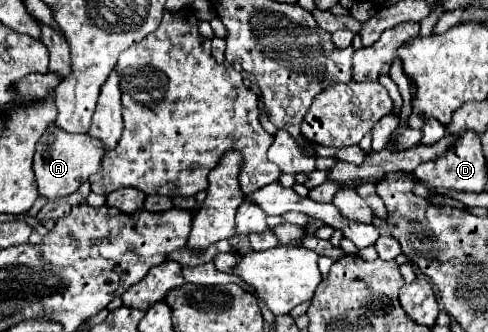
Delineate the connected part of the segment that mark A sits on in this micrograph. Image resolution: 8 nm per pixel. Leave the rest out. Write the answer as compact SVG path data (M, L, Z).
M50 125L42 135L34 155L34 175L36 175L38 195L46 197L48 201L58 201L60 197L74 193L92 173L100 171L100 161L104 155L106 151L102 151L98 139L92 139L90 135L84 133L70 135L66 131L60 131L56 125Z

